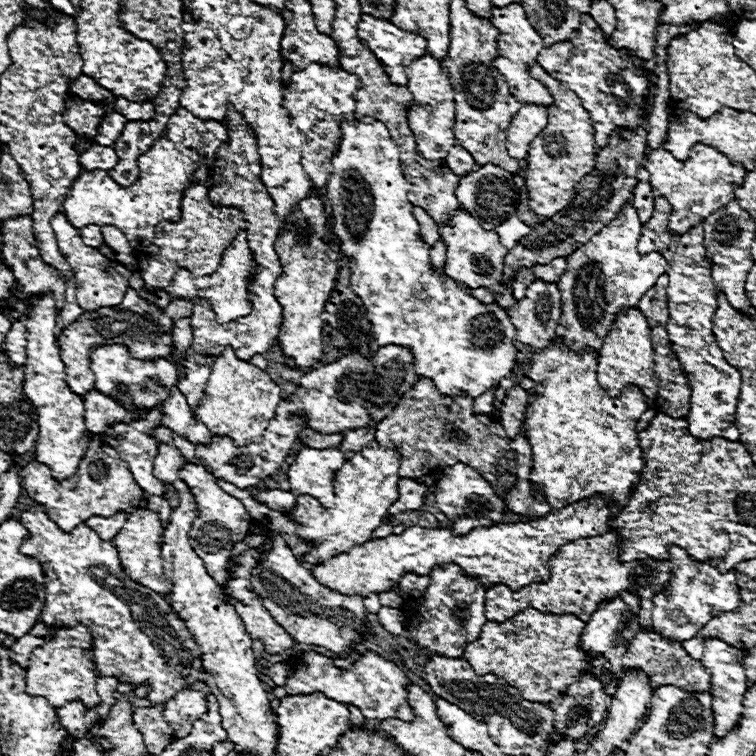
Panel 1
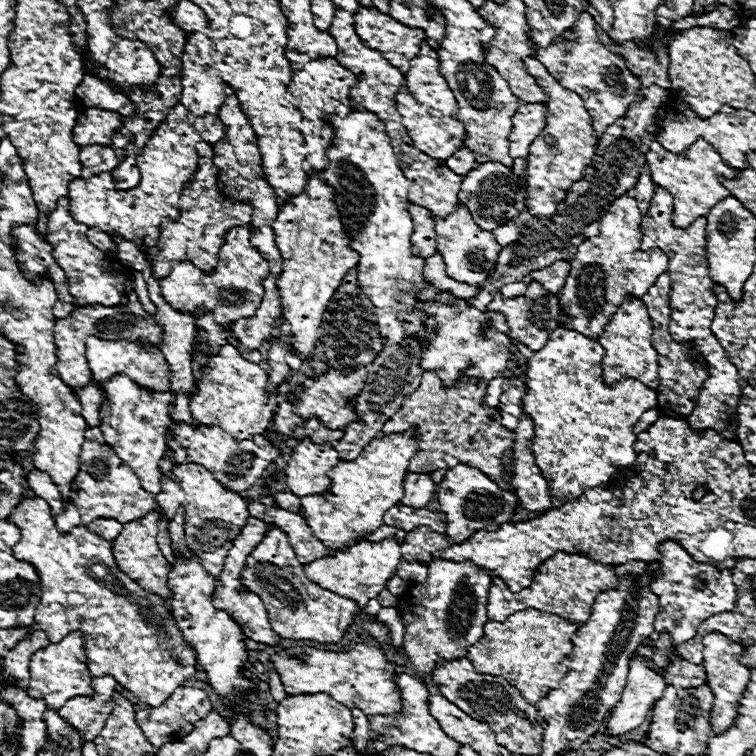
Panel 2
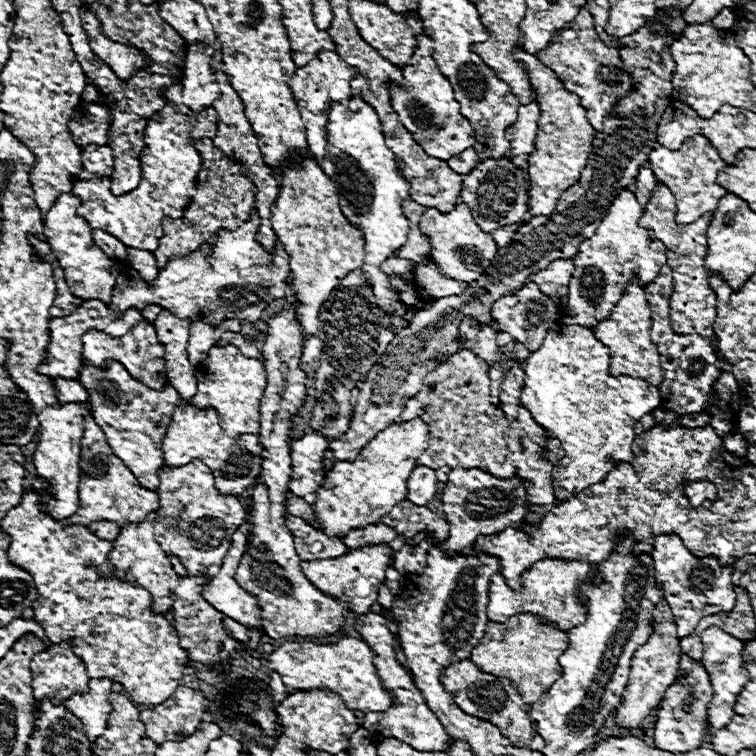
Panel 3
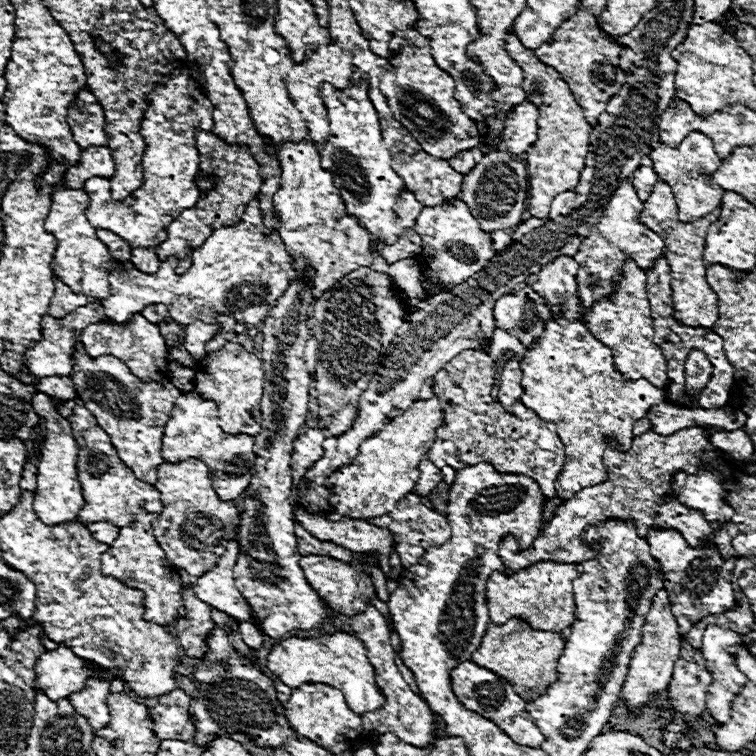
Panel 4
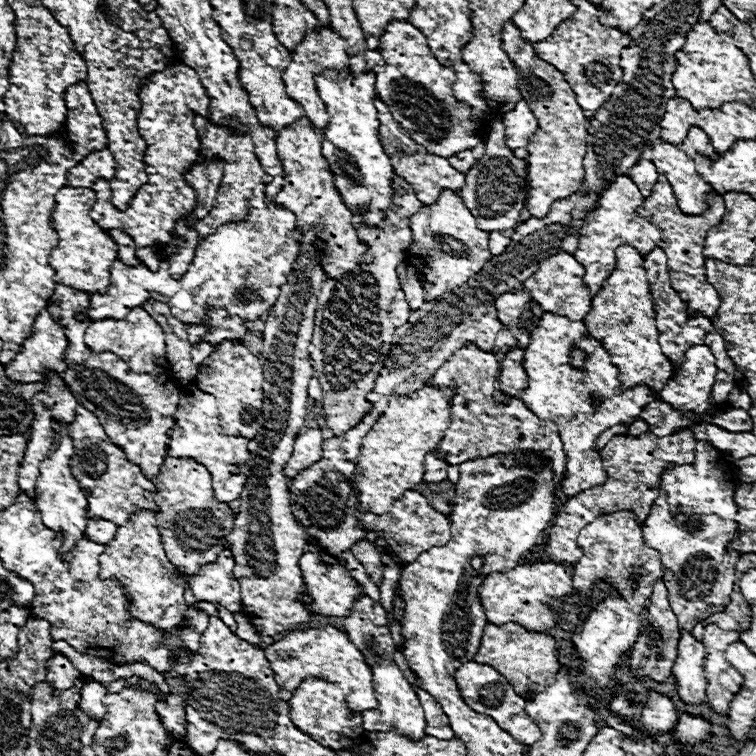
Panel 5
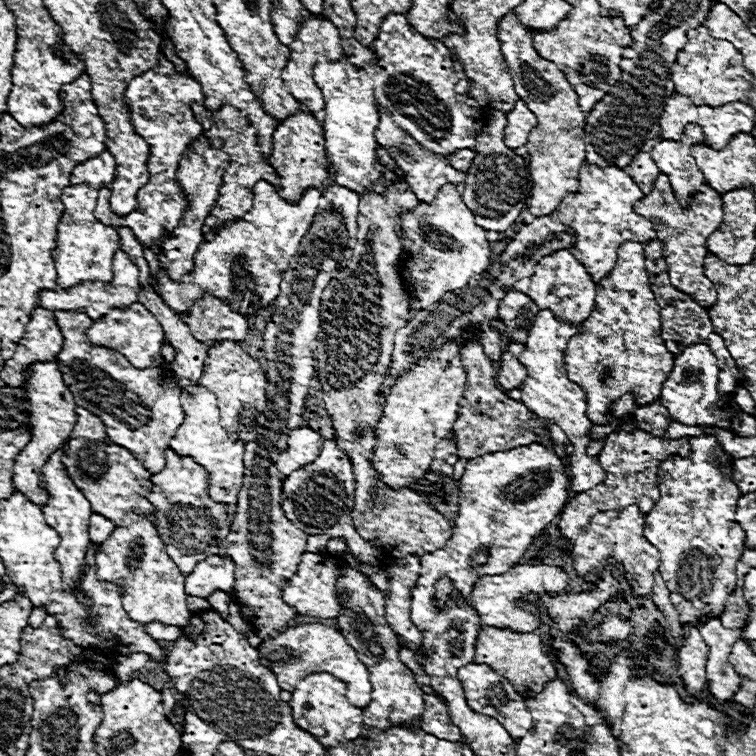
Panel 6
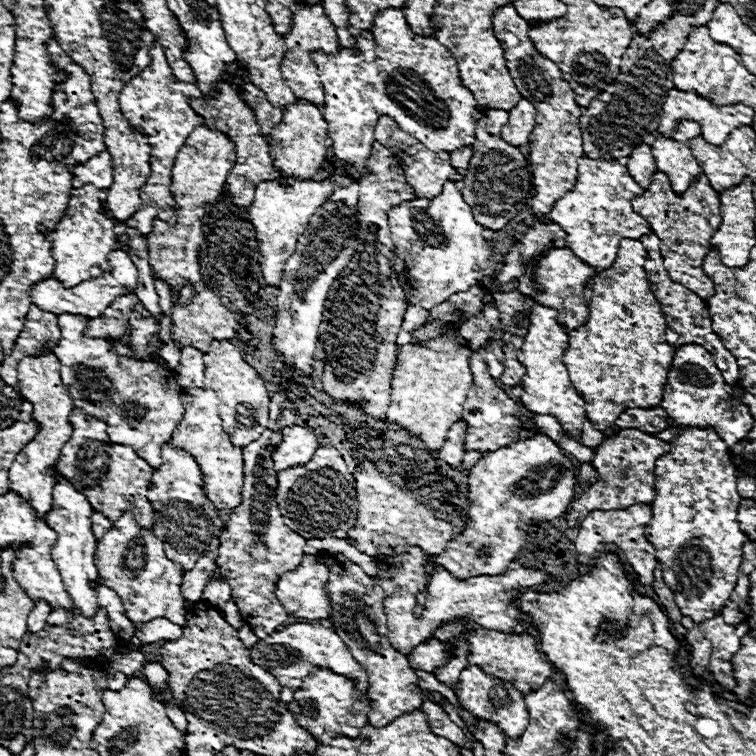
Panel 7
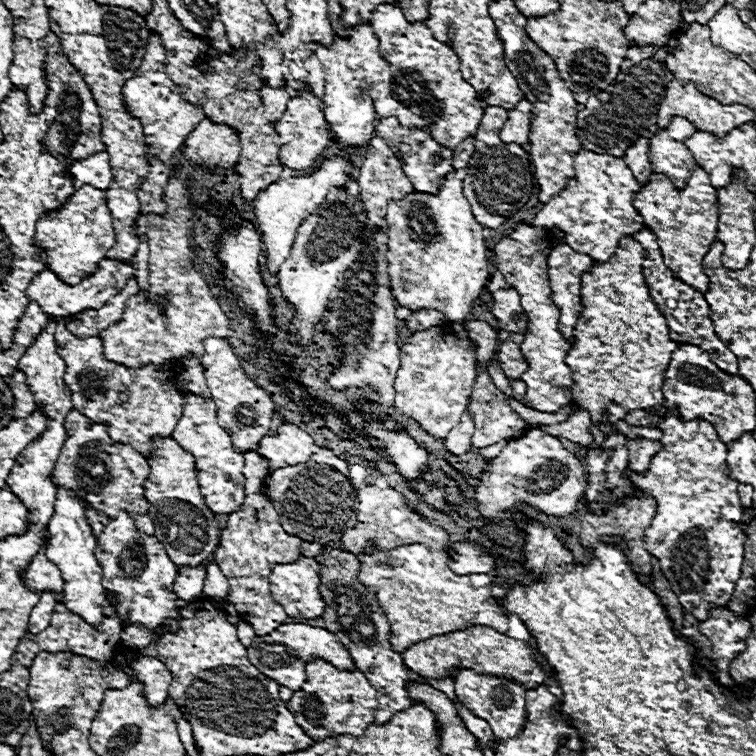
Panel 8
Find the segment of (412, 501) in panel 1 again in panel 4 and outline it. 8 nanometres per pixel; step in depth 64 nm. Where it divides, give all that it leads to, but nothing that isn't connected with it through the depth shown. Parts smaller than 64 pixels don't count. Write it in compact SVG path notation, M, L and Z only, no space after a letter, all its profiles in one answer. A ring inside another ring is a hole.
M422 460L420 462L420 478L416 482L416 494L420 494L422 498L426 498L438 484L442 482L442 470L438 466L434 466L430 460Z

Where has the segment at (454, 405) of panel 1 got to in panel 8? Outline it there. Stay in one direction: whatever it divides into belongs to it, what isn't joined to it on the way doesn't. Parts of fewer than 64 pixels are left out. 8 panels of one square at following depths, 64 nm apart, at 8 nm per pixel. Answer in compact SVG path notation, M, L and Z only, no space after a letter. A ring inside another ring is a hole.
M478 366L478 376L476 376L474 390L470 394L470 414L472 414L474 424L476 424L476 432L472 434L472 446L476 446L476 448L492 446L492 444L496 444L500 440L520 438L522 434L528 432L528 424L516 412L510 410L510 406L504 400L502 392L498 392L498 388L494 386L488 372L484 372L480 366Z

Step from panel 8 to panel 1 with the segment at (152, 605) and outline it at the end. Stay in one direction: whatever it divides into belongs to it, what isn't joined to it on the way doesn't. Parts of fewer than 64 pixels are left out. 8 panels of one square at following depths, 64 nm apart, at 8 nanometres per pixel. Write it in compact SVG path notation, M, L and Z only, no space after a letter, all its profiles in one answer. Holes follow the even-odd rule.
M140 510L140 514L132 514L124 528L120 530L120 534L116 534L116 538L112 540L112 544L118 550L118 558L120 564L124 568L124 572L134 580L140 582L142 586L148 586L150 590L156 590L158 594L170 594L170 582L164 574L162 568L162 552L160 552L160 536L162 536L162 524L156 512L152 510Z

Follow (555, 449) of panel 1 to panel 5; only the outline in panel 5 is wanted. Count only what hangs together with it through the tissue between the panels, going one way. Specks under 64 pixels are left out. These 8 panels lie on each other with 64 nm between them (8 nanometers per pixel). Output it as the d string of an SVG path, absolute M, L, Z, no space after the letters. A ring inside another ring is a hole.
M544 312L540 322L536 324L536 330L532 330L522 364L528 374L528 386L520 392L520 400L542 420L556 422L560 430L560 438L566 450L566 472L562 480L562 492L566 496L574 496L586 488L604 484L608 476L600 462L600 454L592 450L594 440L614 424L634 422L640 410L648 402L656 400L656 396L646 386L620 390L618 370L610 364L608 352L596 340L588 338L584 322L572 322L552 312ZM572 344L580 346L590 356L584 364L584 372L578 372L570 366ZM590 394L602 398L600 408L592 408Z

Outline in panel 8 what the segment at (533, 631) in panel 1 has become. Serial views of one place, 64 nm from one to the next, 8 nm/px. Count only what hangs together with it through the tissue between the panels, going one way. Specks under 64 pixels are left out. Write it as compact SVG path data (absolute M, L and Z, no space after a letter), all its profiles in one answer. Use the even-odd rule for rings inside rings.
M472 626L468 630L416 642L414 646L402 652L402 658L408 670L428 680L448 678L448 670L454 666L458 666L460 670L476 670L476 674L494 674L494 676L506 674L508 678L516 678L518 682L522 682L526 690L536 688L546 678L546 670L540 668L540 664L534 660L528 642L514 640L488 626Z

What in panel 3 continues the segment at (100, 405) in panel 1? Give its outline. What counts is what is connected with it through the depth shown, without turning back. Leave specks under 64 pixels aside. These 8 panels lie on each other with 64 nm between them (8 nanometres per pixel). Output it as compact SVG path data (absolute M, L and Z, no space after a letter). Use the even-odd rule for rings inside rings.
M54 378L54 386L59 405L69 402L84 402L86 404L86 400L88 400L88 392L84 392L84 388L76 380Z

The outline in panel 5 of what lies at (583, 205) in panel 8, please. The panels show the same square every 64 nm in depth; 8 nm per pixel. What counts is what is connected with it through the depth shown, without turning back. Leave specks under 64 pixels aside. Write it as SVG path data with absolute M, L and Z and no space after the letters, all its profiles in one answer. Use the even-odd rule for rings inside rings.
M616 174L612 182L600 192L596 208L586 212L586 218L582 220L580 236L578 236L578 250L574 252L574 258L584 266L586 274L586 286L592 290L592 296L600 290L604 280L610 276L610 272L616 266L616 248L622 244L636 246L642 256L652 250L652 246L660 244L660 230L652 226L646 218L636 214L636 206L644 202L644 196L640 194L638 186L624 174Z

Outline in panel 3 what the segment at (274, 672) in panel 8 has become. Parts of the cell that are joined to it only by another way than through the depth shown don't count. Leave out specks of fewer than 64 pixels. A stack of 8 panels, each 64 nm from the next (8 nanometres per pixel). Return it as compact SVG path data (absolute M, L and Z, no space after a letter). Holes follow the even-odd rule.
M342 636L334 644L314 644L314 642L284 642L268 656L268 668L282 676L282 682L290 692L294 690L312 690L328 688L344 698L344 704L350 710L360 712L378 712L388 708L390 694L378 680L376 668L372 664L374 652L370 646L358 638Z

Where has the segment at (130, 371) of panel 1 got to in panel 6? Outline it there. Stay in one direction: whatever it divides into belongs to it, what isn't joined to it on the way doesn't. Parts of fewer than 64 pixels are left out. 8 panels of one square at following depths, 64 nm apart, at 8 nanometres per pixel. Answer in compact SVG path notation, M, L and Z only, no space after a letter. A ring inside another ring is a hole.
M134 302L128 308L110 310L104 318L94 320L94 324L86 330L86 336L92 344L118 350L120 354L130 358L132 366L136 366L136 368L144 368L144 366L162 368L164 366L164 358L160 356L160 348L162 348L162 340L164 340L162 326L140 302Z

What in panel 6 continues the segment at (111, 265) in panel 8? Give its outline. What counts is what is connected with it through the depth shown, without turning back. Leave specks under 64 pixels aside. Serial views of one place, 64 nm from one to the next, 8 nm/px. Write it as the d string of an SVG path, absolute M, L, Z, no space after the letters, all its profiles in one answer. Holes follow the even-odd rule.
M120 248L114 252L112 270L114 270L114 276L112 276L110 282L82 282L80 286L72 286L72 288L40 290L38 292L38 306L46 308L46 310L52 310L52 312L56 312L56 310L82 310L92 320L104 316L110 308L130 306L132 302L138 300L138 292L140 292L138 274L140 274L140 270L138 270L138 266L132 264L128 254L122 252Z

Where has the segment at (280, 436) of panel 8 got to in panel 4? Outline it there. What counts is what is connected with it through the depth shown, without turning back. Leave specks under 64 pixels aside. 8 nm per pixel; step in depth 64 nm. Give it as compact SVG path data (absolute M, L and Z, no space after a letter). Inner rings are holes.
M308 428L304 434L300 434L296 438L292 460L290 460L290 470L292 470L294 484L300 484L306 470L316 460L322 458L322 442L324 442L324 434L318 428Z

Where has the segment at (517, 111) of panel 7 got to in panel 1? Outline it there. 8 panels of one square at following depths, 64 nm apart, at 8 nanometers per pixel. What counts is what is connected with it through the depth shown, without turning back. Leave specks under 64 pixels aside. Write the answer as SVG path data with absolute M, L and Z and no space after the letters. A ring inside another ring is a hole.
M522 104L516 116L512 118L508 134L508 154L516 160L528 158L528 146L544 130L546 122L548 122L546 106Z

